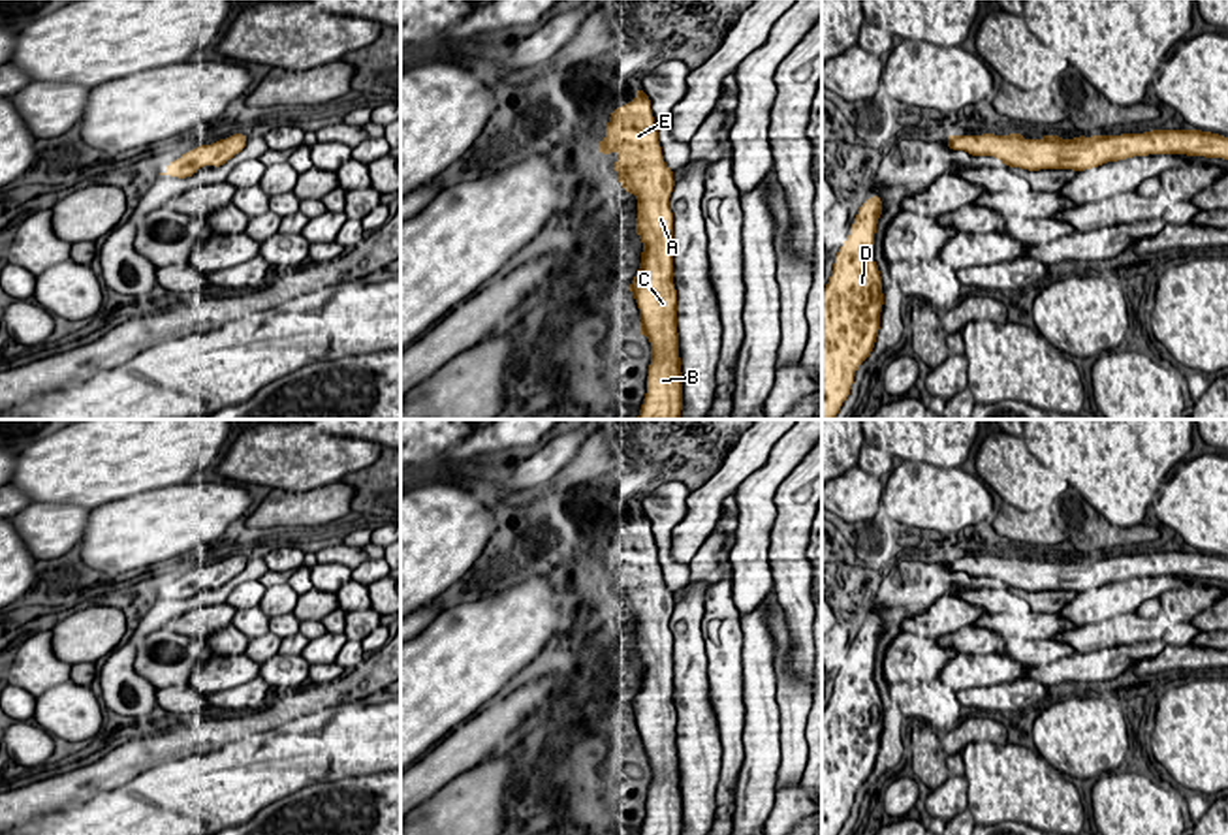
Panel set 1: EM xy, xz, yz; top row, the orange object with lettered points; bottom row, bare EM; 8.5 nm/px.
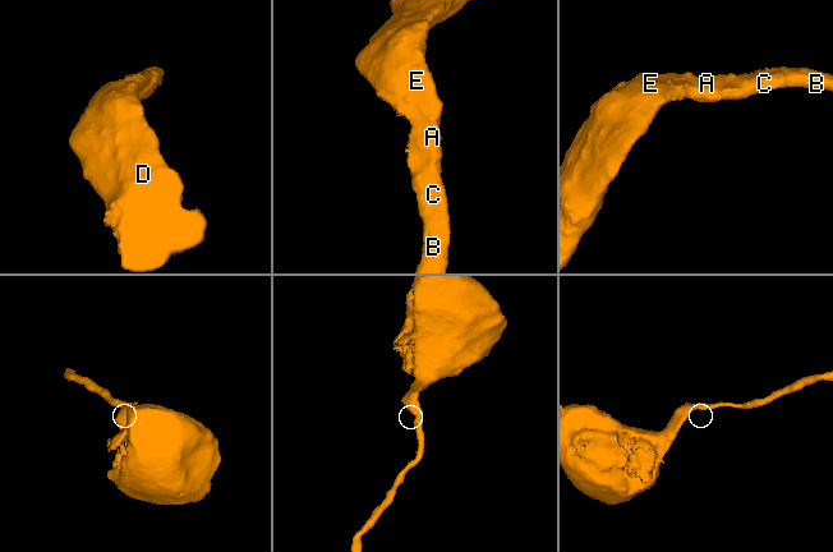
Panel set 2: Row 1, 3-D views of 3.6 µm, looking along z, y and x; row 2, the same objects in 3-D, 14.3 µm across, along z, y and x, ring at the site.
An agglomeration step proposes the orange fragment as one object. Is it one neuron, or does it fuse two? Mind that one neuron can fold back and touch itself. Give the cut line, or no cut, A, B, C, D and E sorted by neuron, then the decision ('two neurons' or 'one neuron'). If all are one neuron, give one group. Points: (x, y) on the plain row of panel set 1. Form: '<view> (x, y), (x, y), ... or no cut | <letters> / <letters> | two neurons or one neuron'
no cut | A B C D E | one neuron

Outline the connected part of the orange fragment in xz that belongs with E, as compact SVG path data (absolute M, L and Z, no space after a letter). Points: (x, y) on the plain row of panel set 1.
M636 510L636 523L619 527L609 536L609 545L604 551L606 560L598 562L602 577L619 574L613 591L621 596L619 606L624 613L638 619L636 654L643 662L641 685L630 705L630 715L639 730L639 756L651 762L651 786L647 797L647 814L639 835L681 835L683 831L683 794L677 754L677 711L673 705L673 634L669 619L675 607L673 591L662 577L658 564L658 549L653 538L651 521L643 510Z

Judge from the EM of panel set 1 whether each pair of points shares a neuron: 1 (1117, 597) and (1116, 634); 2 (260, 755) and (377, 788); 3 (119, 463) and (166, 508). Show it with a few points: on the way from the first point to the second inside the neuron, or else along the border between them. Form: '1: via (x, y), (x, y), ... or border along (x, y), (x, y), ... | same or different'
1: border along (1134, 610), (1076, 629) | different
2: border along (380, 770), (369, 775), (318, 781), (298, 790) | different
3: border along (185, 482), (138, 491), (104, 504) | different

